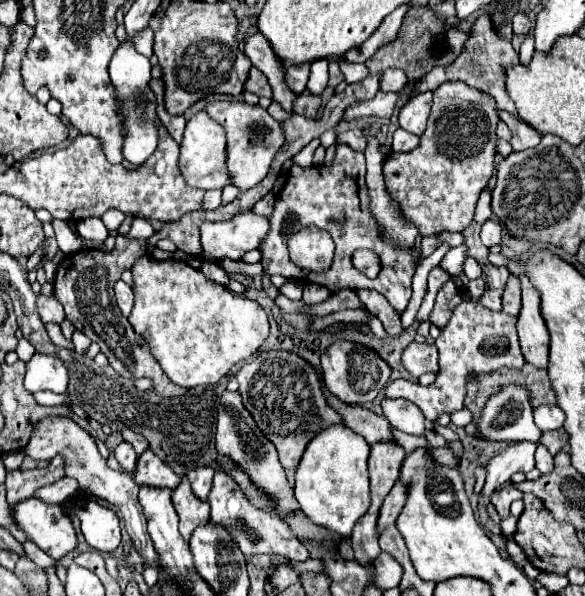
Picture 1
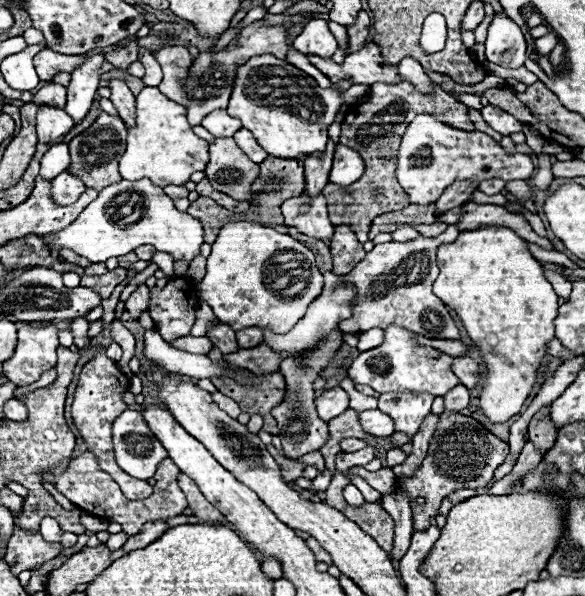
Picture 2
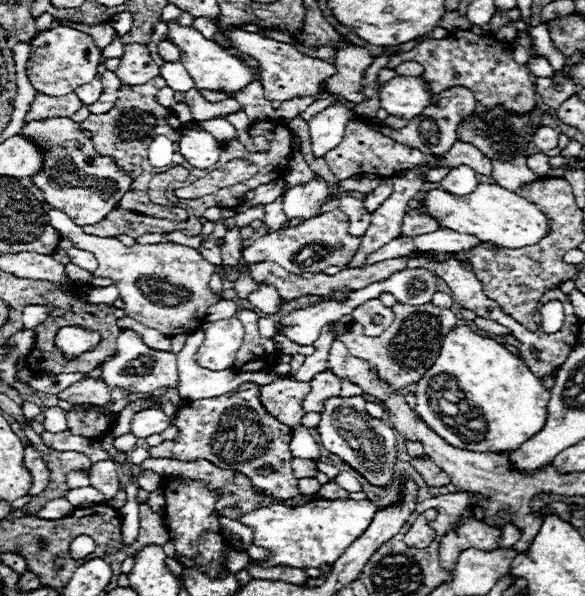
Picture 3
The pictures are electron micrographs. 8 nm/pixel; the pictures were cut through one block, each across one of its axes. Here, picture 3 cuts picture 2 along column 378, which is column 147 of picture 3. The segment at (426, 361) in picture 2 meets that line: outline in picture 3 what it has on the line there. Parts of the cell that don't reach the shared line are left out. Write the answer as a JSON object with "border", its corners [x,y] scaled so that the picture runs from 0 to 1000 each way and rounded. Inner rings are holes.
{"border":[[[212,550],[205,557],[205,564],[198,567],[198,591],[185,597],[168,617],[171,617],[171,638],[178,638],[188,651],[205,648],[222,661],[236,661],[236,658],[253,661],[277,648],[304,648],[301,597],[294,591],[274,591],[253,584],[243,574],[243,567],[222,550]]]}

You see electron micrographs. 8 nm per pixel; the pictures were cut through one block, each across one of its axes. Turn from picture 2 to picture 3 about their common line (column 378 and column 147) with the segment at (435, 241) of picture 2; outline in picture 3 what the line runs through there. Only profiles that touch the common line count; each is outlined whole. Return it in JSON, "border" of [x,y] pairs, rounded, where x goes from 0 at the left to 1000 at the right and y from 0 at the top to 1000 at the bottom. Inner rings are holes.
{"border":[[[79,342],[75,349],[85,362],[85,376],[103,389],[106,399],[120,399],[126,416],[150,419],[168,433],[164,463],[188,466],[195,473],[195,480],[205,487],[205,500],[212,503],[215,530],[229,534],[250,550],[263,550],[284,564],[325,560],[345,547],[352,520],[379,503],[356,480],[369,446],[349,436],[332,416],[294,406],[212,413],[198,399],[168,399],[144,393],[137,379],[109,362],[109,356],[85,352]]]}

